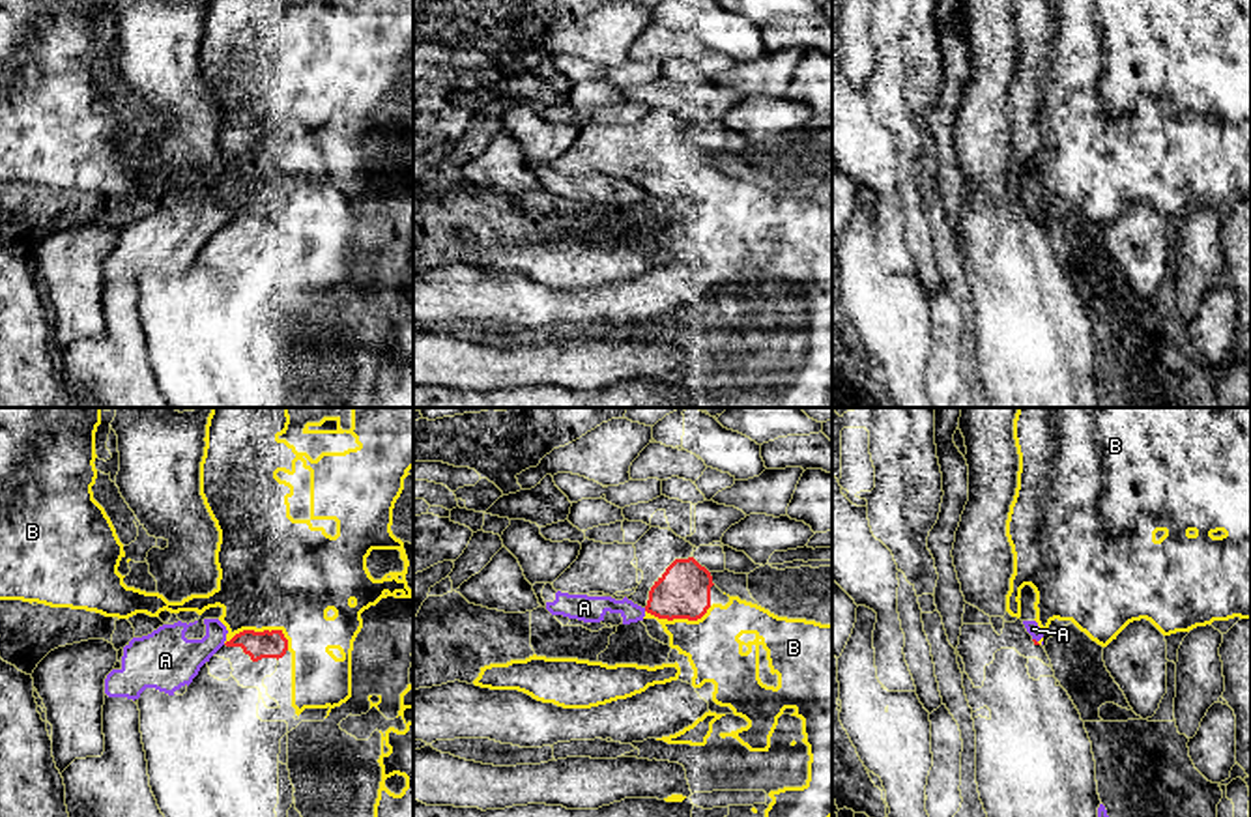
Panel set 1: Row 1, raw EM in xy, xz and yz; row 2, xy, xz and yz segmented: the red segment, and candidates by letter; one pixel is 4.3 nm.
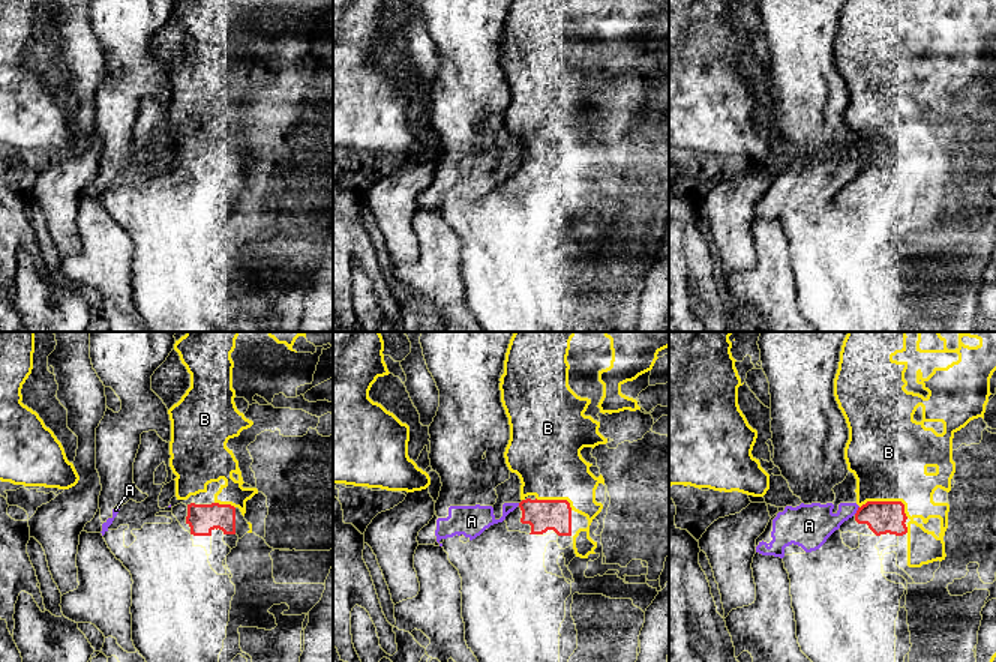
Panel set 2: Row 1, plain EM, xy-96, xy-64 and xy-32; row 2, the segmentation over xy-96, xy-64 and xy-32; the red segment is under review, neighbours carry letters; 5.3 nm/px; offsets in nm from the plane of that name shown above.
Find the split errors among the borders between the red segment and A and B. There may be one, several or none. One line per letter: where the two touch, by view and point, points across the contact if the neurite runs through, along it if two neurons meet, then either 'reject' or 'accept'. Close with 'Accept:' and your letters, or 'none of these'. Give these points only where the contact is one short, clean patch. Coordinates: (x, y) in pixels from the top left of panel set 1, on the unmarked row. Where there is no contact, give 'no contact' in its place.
A: contact yz (1035, 221); border yz (1033, 219), (1036, 223); reject
B: contact xy (264, 212); reject
Accept: none of these

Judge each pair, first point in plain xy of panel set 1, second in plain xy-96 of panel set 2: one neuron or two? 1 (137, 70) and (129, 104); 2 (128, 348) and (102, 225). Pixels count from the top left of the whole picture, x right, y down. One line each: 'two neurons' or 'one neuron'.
1: one neuron
2: one neuron

